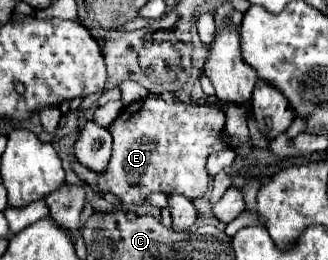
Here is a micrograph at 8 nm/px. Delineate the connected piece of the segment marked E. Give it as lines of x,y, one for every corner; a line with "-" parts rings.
146,97
136,103
130,103
122,109
114,123
110,123
110,135
114,139
112,145
112,159
108,163
106,175
96,175
84,165
74,163
74,171
82,183
90,185
96,195
114,193
126,205
144,205
150,193
166,193
166,195
184,195
186,199
194,201
202,197
208,189
208,175
206,175
206,159
214,151
228,149
228,143
222,139
222,131
226,129
226,115
215,107
196,107
196,105
170,101
164,97

